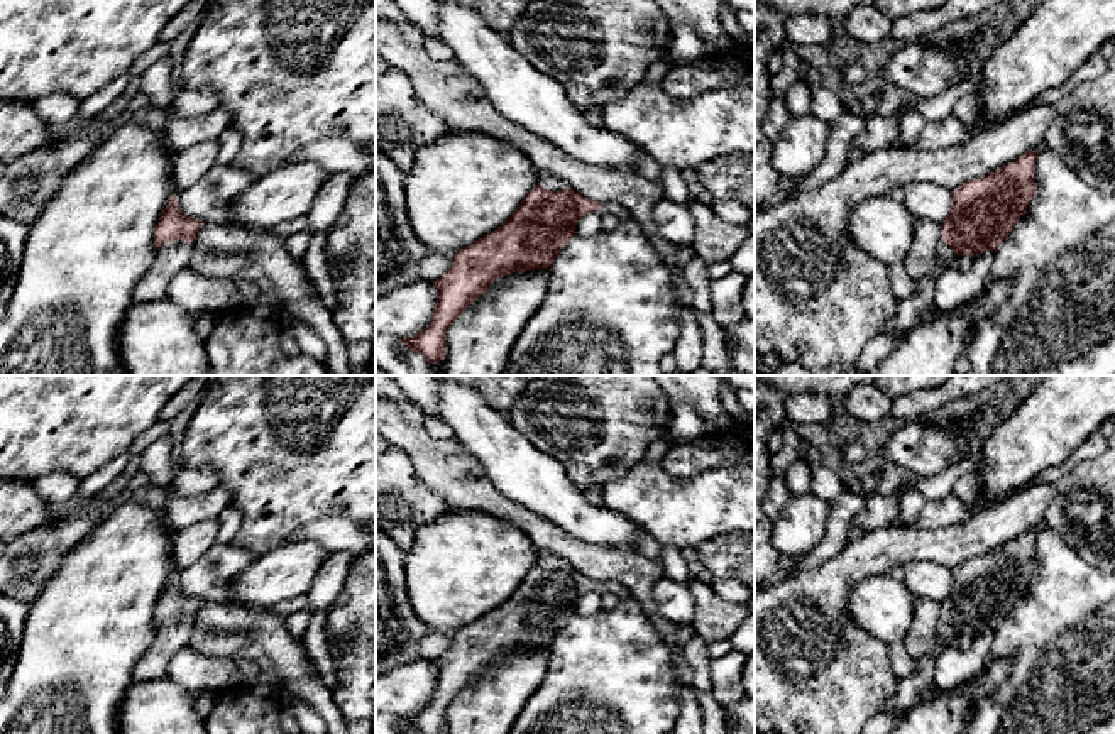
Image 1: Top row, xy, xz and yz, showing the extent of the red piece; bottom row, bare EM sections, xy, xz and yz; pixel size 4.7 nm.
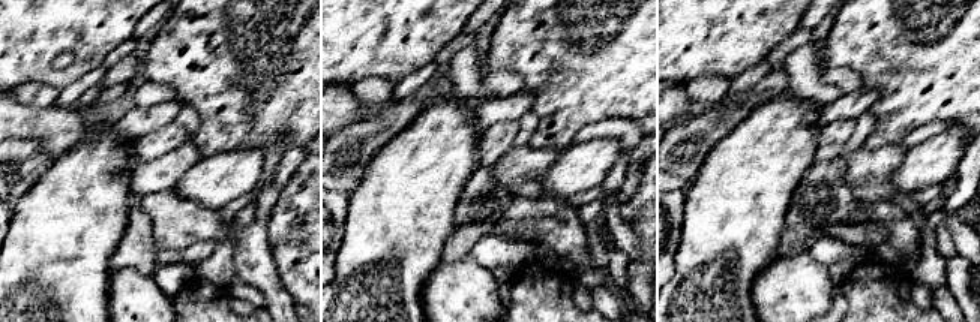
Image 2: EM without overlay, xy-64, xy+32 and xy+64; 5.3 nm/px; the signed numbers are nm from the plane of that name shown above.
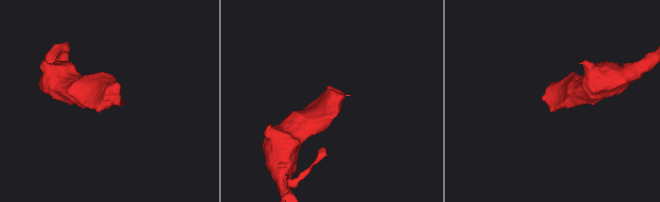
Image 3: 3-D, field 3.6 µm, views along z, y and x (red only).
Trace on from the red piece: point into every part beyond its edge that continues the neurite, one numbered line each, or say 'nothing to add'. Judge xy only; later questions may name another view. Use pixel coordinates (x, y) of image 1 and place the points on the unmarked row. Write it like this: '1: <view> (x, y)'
1: xy (173, 636)

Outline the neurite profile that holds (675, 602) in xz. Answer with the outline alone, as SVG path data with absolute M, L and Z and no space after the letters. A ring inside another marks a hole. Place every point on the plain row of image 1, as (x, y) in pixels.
M665 575L655 582L653 599L667 621L678 626L692 626L695 599L689 585L678 583Z

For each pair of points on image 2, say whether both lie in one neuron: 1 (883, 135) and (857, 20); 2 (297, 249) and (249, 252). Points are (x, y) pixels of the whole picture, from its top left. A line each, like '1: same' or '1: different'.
1: same
2: different

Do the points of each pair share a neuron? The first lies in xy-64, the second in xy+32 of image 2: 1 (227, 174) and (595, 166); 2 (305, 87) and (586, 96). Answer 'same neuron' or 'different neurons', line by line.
1: same neuron
2: same neuron

